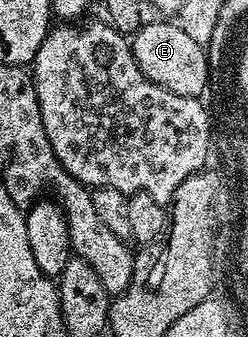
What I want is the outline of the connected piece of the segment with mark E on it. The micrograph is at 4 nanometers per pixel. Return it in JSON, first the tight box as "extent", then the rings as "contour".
{"extent":[131,21,208,98],"contour":[[[146,21],[136,34],[132,35],[131,45],[139,68],[152,82],[179,96],[201,98],[201,86],[206,83],[208,72],[206,47],[194,35],[185,32],[176,21]]]}

